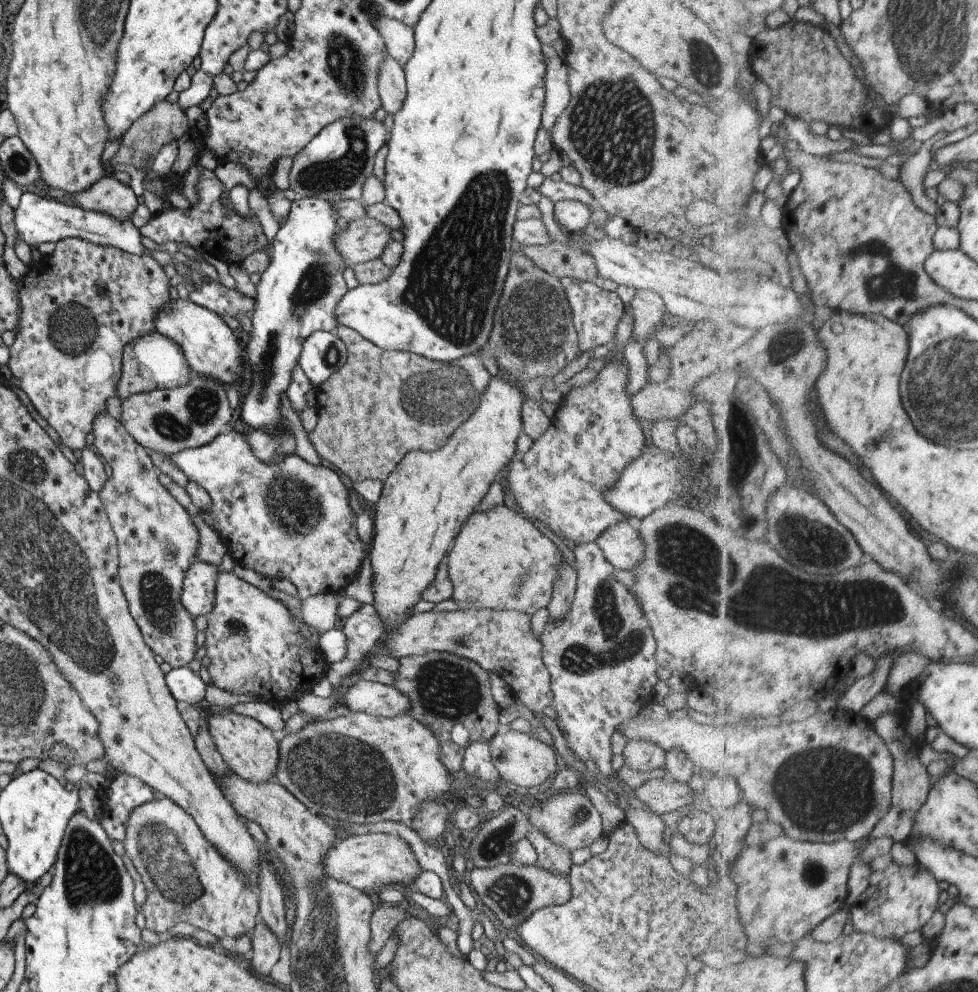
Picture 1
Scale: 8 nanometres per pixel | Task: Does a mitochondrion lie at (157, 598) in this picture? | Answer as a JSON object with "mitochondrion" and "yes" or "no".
{"mitochondrion":"yes"}

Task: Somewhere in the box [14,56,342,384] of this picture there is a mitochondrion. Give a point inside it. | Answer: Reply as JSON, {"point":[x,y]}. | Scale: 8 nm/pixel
{"point":[71,327]}

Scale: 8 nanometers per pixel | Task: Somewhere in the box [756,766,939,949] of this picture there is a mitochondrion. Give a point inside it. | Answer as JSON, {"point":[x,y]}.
{"point":[814,872]}

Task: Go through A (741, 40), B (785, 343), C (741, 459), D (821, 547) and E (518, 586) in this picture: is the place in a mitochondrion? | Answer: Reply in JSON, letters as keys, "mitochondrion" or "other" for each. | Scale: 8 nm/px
{"A":"other","B":"mitochondrion","C":"mitochondrion","D":"mitochondrion","E":"mitochondrion"}

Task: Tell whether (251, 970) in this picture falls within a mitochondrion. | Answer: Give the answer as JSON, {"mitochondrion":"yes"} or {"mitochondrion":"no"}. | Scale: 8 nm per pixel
{"mitochondrion":"no"}

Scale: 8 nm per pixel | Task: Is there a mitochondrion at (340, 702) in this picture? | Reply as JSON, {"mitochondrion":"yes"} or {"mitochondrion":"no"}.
{"mitochondrion":"no"}

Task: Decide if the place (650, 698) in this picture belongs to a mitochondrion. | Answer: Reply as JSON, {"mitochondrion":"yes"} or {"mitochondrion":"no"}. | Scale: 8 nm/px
{"mitochondrion":"no"}

